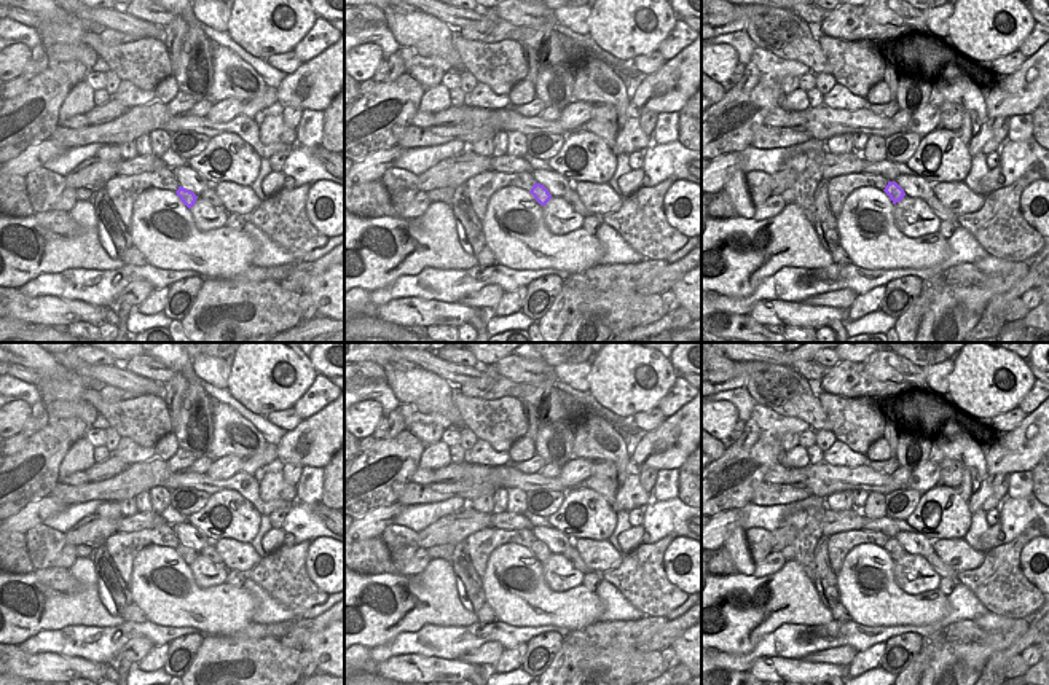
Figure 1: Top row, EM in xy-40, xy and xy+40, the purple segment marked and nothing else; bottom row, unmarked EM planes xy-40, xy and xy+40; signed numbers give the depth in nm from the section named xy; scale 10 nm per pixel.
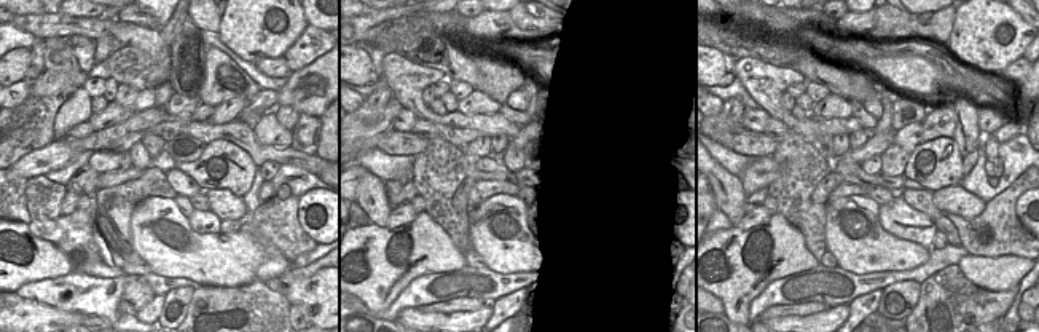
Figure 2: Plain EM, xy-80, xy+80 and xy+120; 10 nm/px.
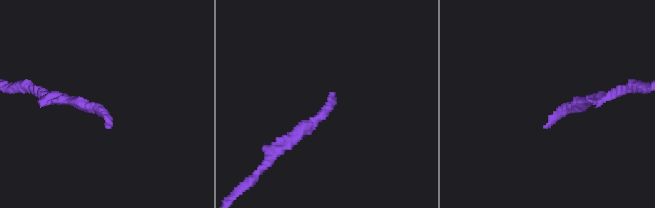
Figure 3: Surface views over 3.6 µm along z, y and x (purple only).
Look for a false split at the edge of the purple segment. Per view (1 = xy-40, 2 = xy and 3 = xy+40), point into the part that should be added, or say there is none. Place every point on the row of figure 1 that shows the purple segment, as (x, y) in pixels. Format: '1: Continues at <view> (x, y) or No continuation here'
1: No continuation here
2: No continuation here
3: No continuation here

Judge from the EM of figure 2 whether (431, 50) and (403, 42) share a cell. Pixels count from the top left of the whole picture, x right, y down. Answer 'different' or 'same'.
same

